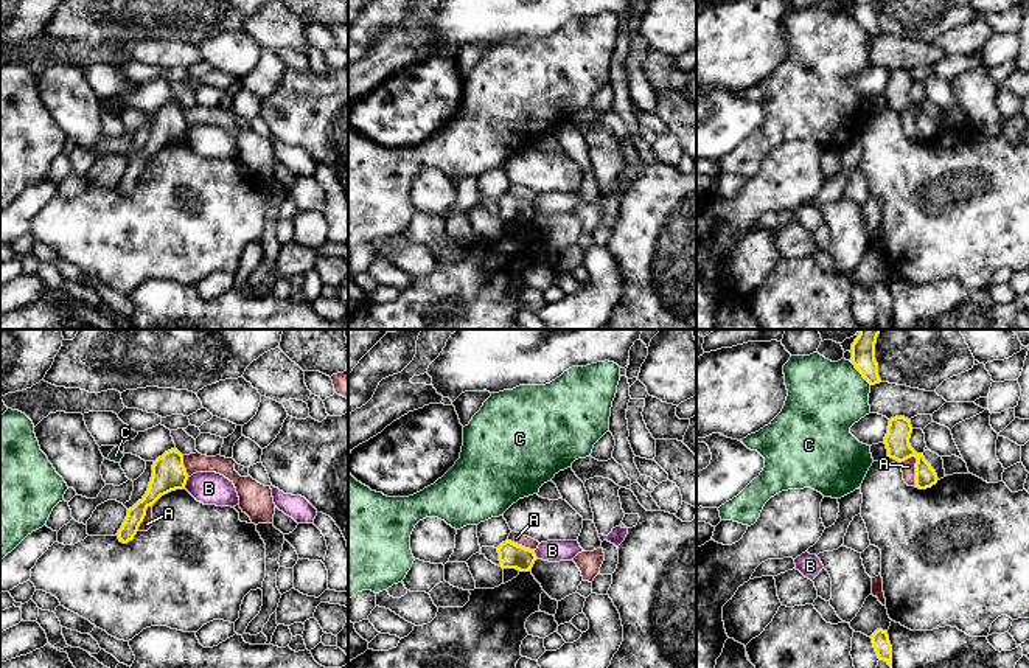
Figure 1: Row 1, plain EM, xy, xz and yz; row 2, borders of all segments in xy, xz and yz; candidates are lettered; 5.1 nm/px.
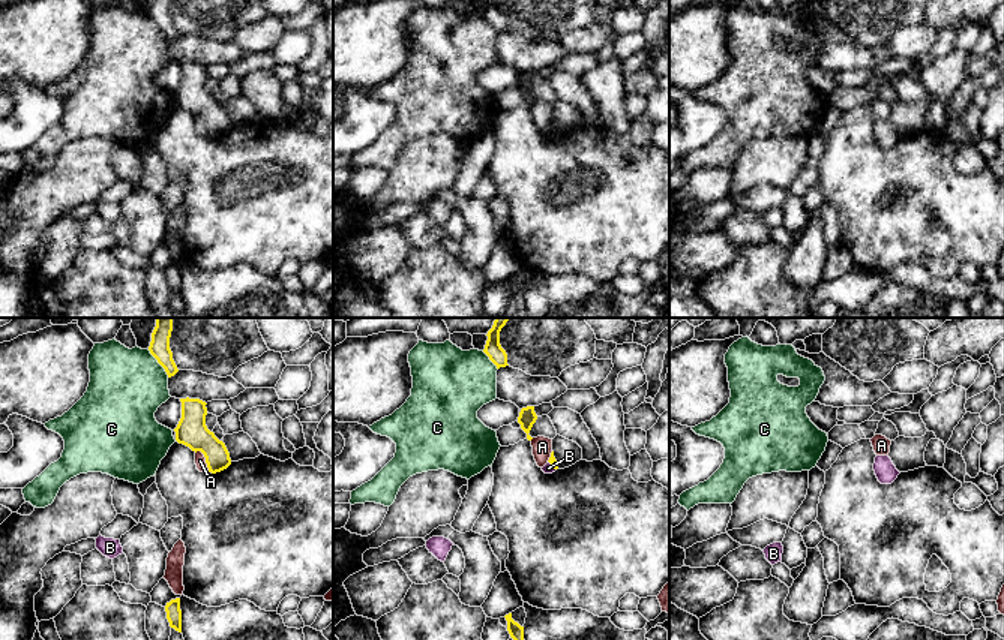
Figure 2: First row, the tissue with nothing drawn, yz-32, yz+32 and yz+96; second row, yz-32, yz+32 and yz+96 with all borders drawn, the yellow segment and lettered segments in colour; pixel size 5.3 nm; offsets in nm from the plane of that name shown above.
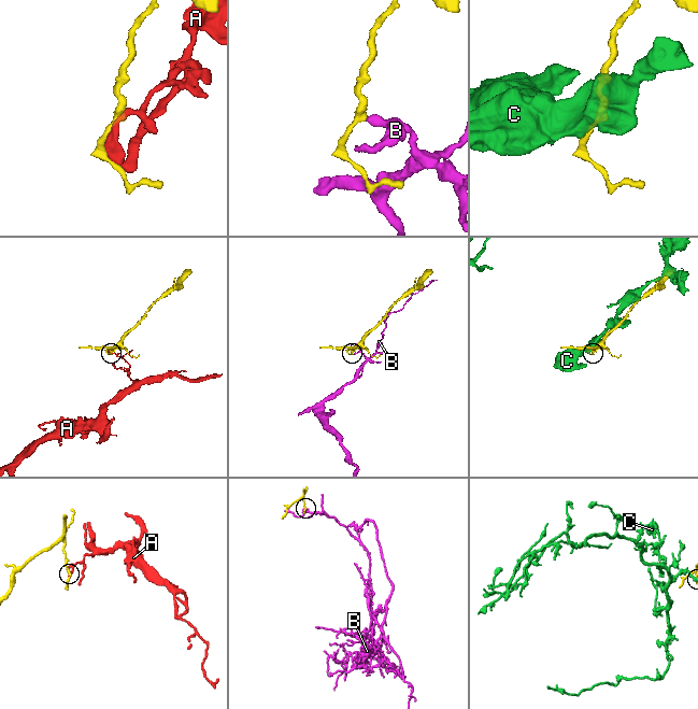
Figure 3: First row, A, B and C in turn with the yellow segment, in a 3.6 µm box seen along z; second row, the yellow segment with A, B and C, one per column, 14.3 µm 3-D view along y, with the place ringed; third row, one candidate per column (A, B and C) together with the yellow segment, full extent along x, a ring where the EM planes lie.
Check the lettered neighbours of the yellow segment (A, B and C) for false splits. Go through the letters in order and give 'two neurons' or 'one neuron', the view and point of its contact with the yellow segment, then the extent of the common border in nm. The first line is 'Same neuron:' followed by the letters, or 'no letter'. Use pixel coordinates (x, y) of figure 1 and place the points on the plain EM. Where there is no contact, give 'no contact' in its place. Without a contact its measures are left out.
Same neuron: no letter
A: two neurons; meets yellow in yz at (916, 121); contact 160 nm long
B: two neurons; meets yellow in xy at (185, 134); contact 60 nm long
C: two neurons; meets yellow in yz at (860, 24); contact 170 nm long

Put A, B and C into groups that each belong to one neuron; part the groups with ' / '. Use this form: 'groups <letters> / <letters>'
groups A / B / C

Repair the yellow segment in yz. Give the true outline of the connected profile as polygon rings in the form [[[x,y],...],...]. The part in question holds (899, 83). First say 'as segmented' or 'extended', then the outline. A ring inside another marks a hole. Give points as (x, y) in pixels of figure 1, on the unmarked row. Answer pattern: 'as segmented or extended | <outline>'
as segmented | [[[895,68],[889,71],[888,85],[884,89],[884,96],[888,101],[888,109],[897,112],[898,115],[916,109],[916,140],[926,141],[937,135],[937,126],[931,117],[925,112],[923,106],[917,106],[911,96],[909,90],[912,85],[911,73],[905,68]]]

